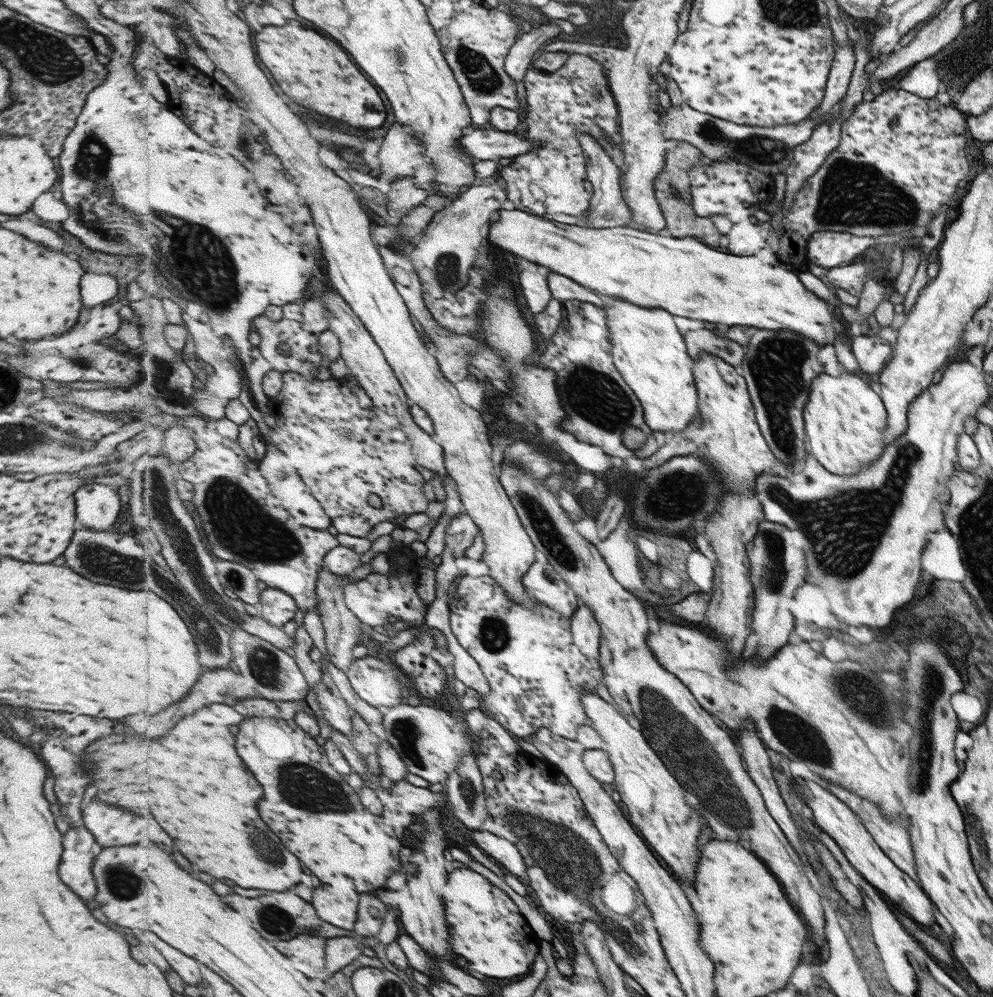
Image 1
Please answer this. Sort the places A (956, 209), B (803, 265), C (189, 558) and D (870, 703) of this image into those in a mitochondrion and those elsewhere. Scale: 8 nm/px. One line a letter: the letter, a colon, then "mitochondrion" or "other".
A: other
B: other
C: mitochondrion
D: mitochondrion

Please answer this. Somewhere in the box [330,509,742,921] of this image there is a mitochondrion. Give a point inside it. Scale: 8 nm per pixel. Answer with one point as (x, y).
(551, 847)

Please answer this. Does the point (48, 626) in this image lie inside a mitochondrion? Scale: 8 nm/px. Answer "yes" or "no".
no

